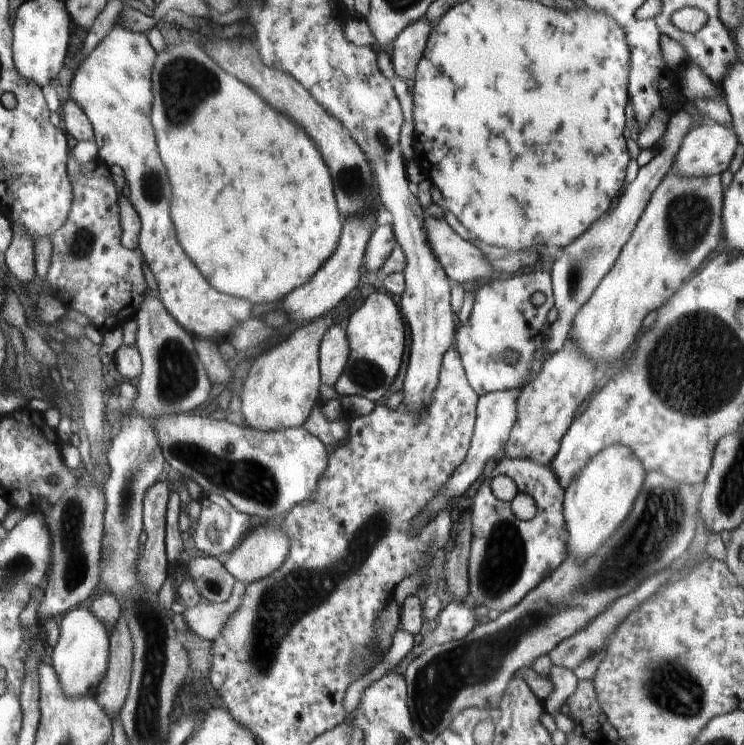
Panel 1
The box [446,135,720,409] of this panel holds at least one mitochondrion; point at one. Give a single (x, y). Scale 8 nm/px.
(688, 220)

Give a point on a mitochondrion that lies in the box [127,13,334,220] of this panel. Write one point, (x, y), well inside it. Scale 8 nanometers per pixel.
(185, 84)

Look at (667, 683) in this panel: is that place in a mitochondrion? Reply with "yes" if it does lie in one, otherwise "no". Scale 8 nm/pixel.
yes

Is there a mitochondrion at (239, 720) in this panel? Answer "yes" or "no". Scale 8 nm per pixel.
no

